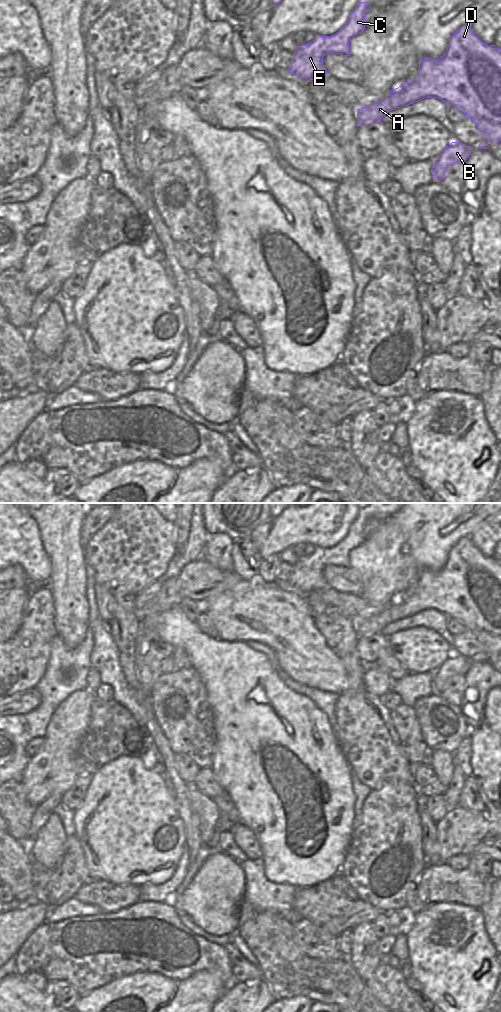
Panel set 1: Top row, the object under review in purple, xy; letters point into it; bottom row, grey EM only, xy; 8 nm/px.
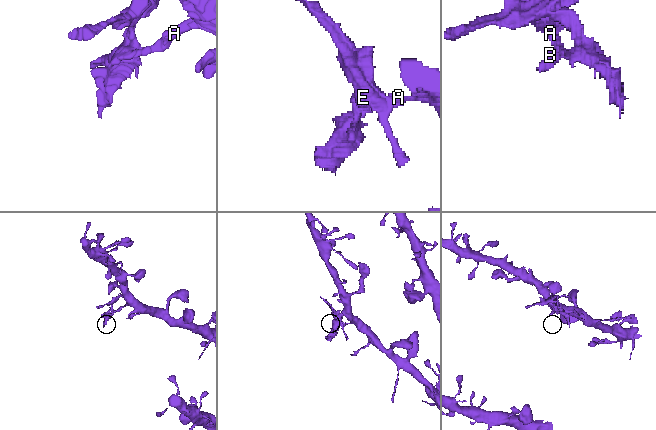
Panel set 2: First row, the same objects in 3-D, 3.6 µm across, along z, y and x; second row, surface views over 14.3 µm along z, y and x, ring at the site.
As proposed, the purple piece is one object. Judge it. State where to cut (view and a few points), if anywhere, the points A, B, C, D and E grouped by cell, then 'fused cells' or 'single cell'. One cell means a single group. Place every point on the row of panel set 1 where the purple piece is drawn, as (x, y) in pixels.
cut in xy along (392, 92), (394, 99), (401, 102), (414, 102); A C E / B D; fused cells

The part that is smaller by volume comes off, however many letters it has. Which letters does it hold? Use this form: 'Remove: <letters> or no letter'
Remove: A, C, E

